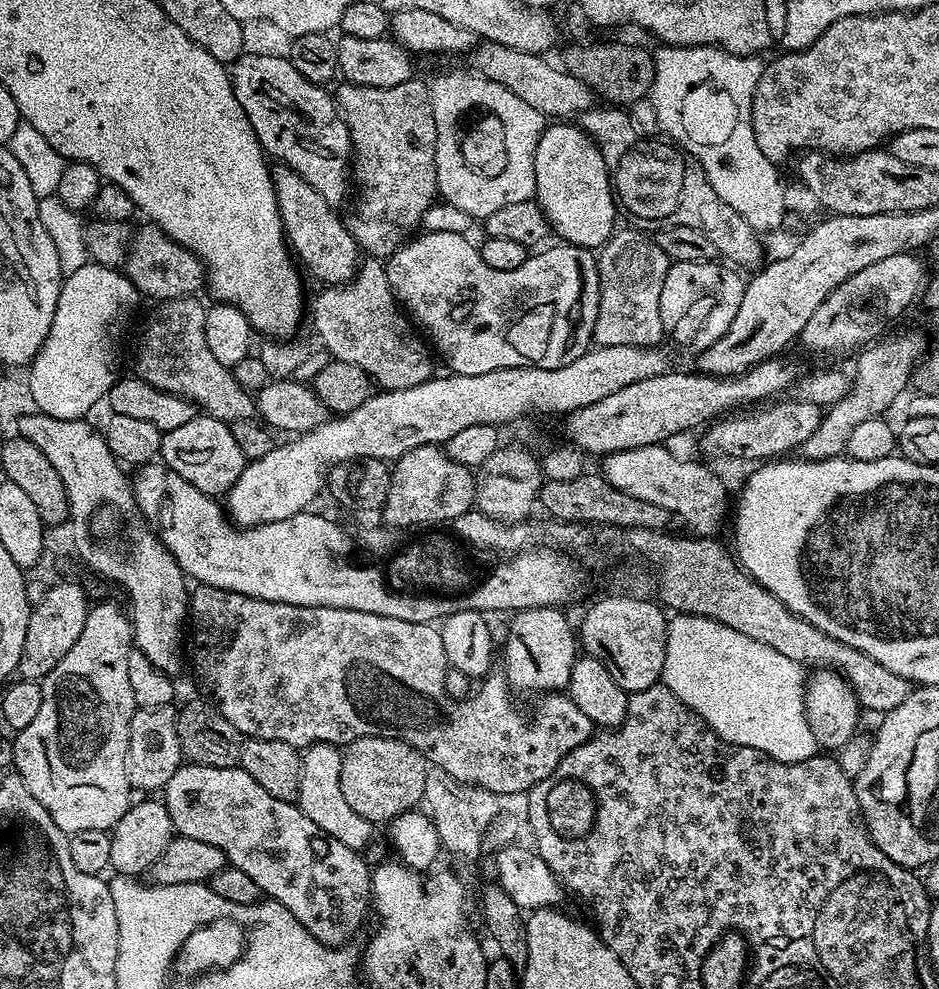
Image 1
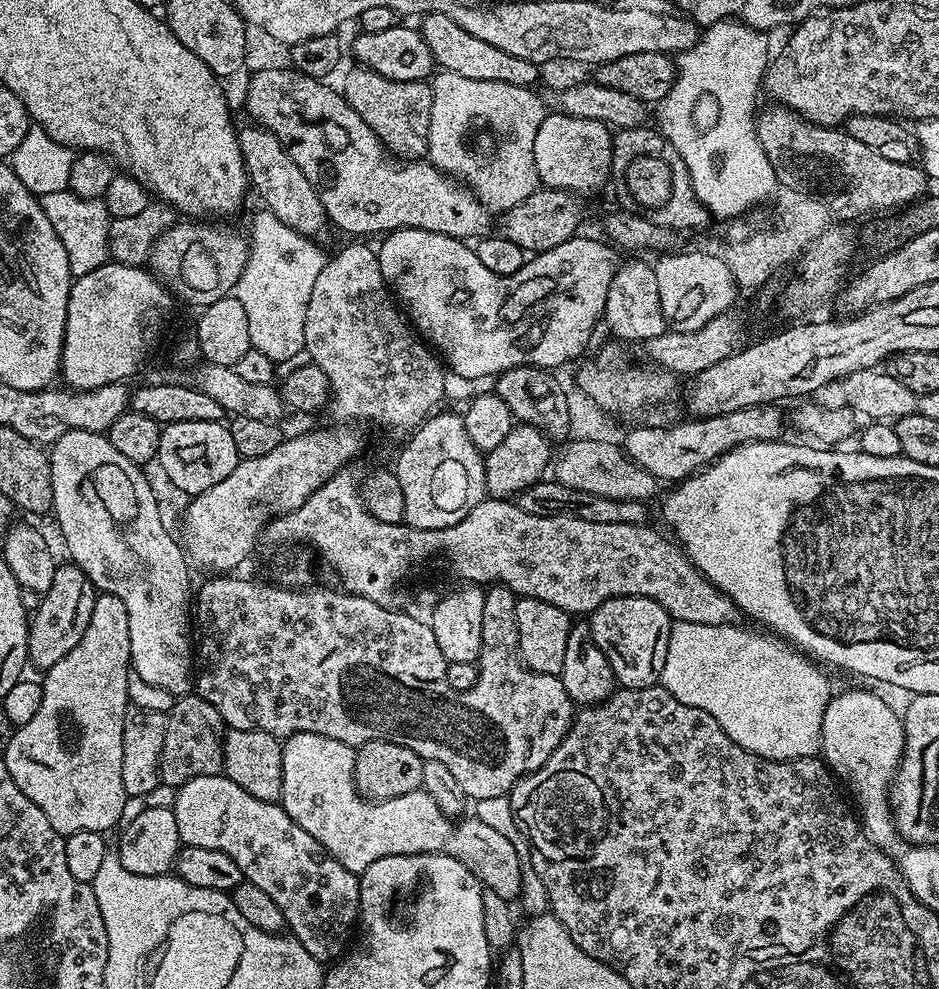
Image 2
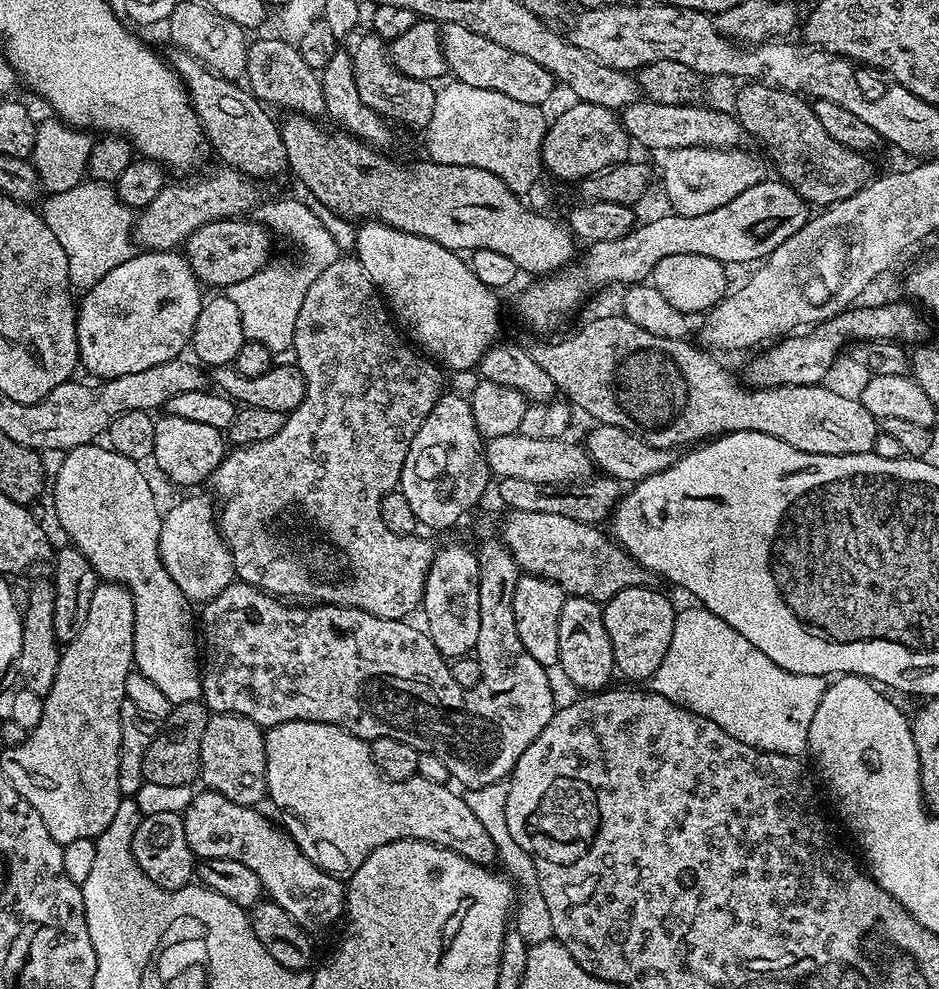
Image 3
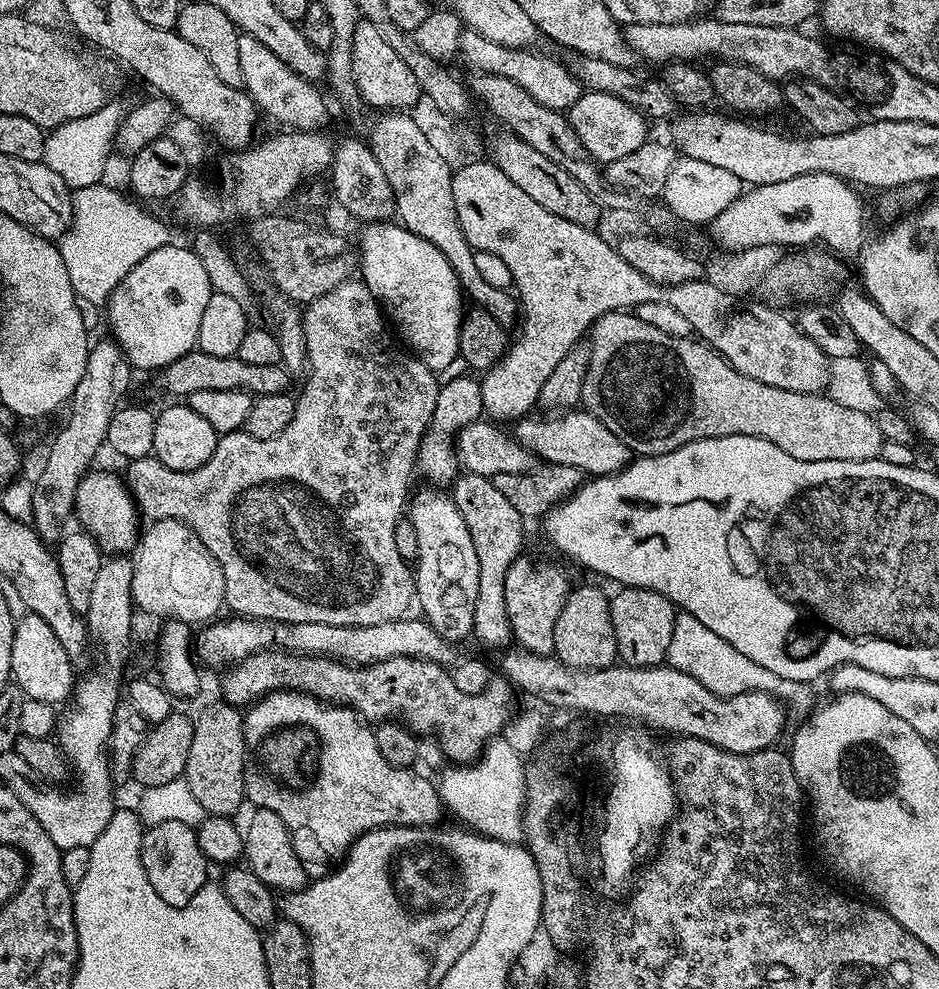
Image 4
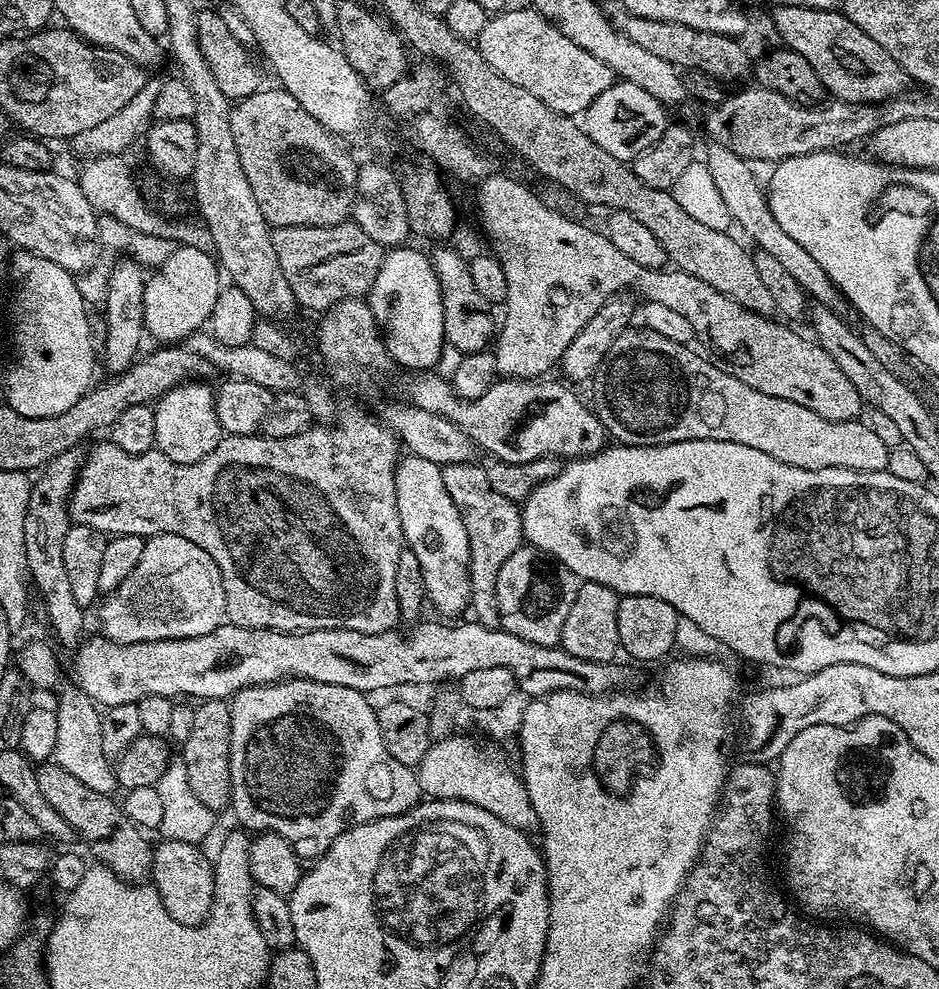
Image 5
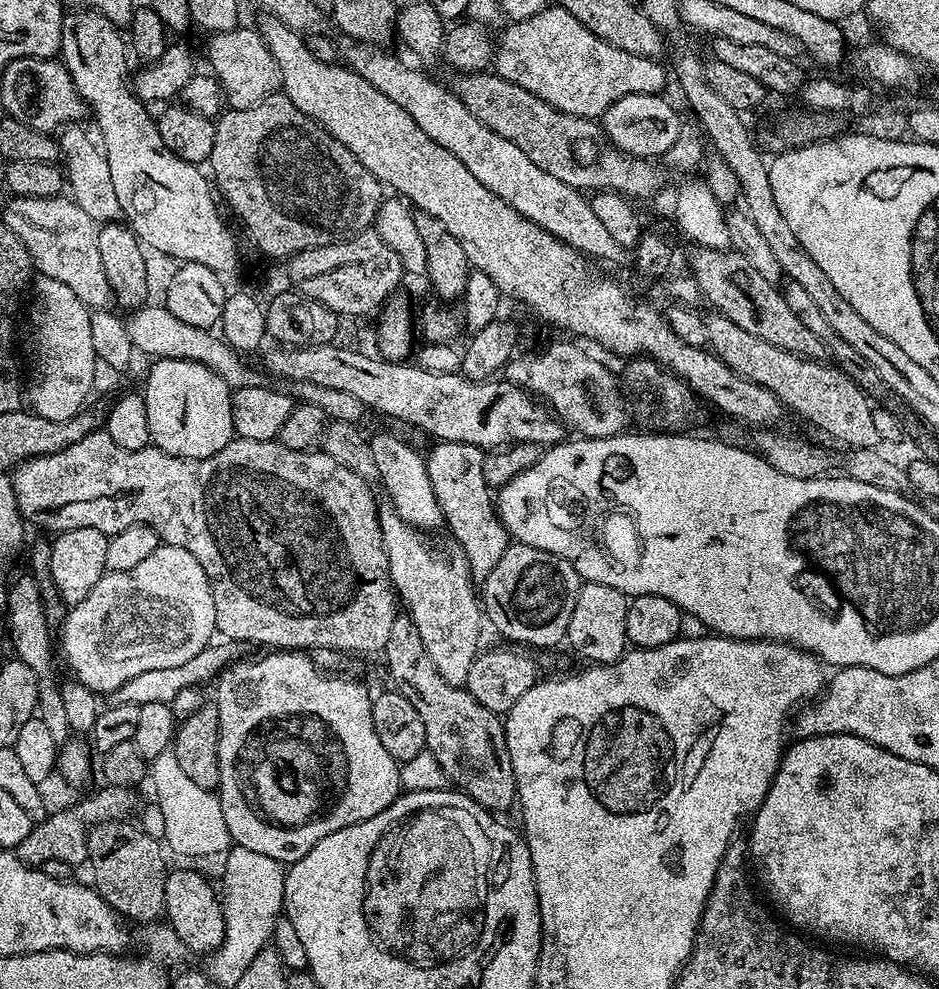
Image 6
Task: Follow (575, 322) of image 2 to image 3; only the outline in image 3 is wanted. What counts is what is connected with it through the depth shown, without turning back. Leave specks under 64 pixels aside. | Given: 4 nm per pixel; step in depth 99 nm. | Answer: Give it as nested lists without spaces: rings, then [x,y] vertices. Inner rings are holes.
[[[779,178],[761,179],[760,183],[750,186],[750,190],[742,190],[738,198],[734,198],[726,206],[718,206],[718,210],[710,210],[710,214],[701,216],[678,216],[667,214],[652,220],[649,224],[641,223],[638,230],[633,230],[621,240],[614,242],[594,242],[583,249],[582,255],[575,262],[557,268],[555,272],[541,275],[520,296],[520,316],[528,328],[536,332],[552,332],[571,312],[580,308],[580,303],[595,288],[604,288],[607,284],[631,286],[647,281],[652,275],[654,266],[662,262],[662,258],[670,258],[670,254],[702,254],[706,258],[714,258],[725,266],[731,264],[748,264],[751,260],[763,261],[790,234],[798,234],[798,230],[810,218],[810,205],[795,190]],[[364,222],[357,228],[354,255],[380,289],[395,323],[405,333],[412,332],[411,339],[445,369],[475,369],[484,352],[498,340],[499,295],[478,282],[471,263],[461,253],[438,246],[430,238],[387,228],[379,222]]]

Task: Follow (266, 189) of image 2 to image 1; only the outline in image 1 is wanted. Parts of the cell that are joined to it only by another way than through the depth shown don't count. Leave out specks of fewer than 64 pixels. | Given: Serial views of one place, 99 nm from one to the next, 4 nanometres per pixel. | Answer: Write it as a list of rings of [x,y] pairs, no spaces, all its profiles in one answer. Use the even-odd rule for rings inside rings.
[[[283,166],[273,167],[272,181],[276,183],[278,210],[284,223],[284,233],[290,243],[291,249],[294,251],[295,259],[305,269],[308,267],[321,280],[321,285],[335,286],[337,284],[346,284],[348,281],[353,280],[356,277],[356,270],[360,266],[362,249],[350,234],[348,225],[342,219],[341,213],[339,216],[336,213],[339,211],[337,211],[334,205],[326,202],[326,198],[322,198],[322,194],[318,194],[318,190],[314,190],[314,186],[310,186],[310,182],[306,182],[306,178],[294,174],[294,170]]]

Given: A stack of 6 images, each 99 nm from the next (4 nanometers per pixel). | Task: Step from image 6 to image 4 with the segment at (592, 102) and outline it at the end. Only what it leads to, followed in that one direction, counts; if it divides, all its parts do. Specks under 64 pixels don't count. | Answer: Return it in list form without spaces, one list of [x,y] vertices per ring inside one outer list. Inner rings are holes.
[[[465,31],[462,34],[462,38],[460,39],[460,51],[459,55],[464,56],[464,60],[469,64],[469,69],[475,70],[477,72],[489,72],[490,74],[498,74],[502,78],[510,78],[510,82],[518,82],[518,86],[522,86],[522,90],[526,90],[526,94],[530,94],[530,98],[534,98],[534,102],[542,102],[542,106],[546,106],[547,108],[553,108],[555,112],[564,112],[567,109],[570,109],[574,106],[574,102],[577,98],[580,97],[582,91],[582,85],[580,79],[576,76],[572,75],[571,67],[567,63],[563,64],[560,60],[555,60],[552,56],[547,56],[544,52],[536,52],[540,50],[533,50],[532,48],[511,48],[510,46],[502,46],[499,45],[498,42],[490,42],[486,38],[482,38],[482,34],[478,34],[477,32]]]

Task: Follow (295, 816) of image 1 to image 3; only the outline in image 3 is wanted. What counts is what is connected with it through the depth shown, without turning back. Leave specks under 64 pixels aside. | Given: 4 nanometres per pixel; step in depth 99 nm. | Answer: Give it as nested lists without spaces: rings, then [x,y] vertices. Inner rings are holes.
[[[200,790],[193,795],[190,806],[182,815],[186,842],[190,842],[193,856],[200,860],[234,858],[234,862],[242,862],[242,866],[254,870],[267,899],[282,906],[282,910],[286,910],[305,932],[317,934],[345,915],[345,885],[314,866],[287,831],[280,826],[275,828],[260,810],[230,802],[230,798],[217,792]]]

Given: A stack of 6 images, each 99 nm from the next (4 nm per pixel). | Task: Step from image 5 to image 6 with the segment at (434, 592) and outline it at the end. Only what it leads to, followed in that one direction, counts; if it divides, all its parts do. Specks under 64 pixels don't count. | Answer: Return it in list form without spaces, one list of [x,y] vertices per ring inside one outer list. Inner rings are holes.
[[[380,432],[376,437],[372,436],[370,443],[378,480],[384,483],[385,492],[392,496],[390,503],[402,519],[423,530],[441,527],[444,524],[444,515],[438,506],[438,498],[434,498],[434,486],[430,486],[427,459],[423,455],[419,456],[406,441],[399,440],[388,432]]]

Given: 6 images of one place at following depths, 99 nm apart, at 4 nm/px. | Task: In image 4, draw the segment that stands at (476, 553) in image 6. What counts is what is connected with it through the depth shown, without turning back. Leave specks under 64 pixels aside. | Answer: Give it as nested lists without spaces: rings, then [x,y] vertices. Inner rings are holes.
[[[473,472],[457,475],[450,488],[450,498],[458,506],[458,514],[462,514],[478,554],[478,598],[472,627],[475,639],[480,639],[488,648],[507,649],[513,638],[510,614],[506,614],[506,574],[525,551],[525,517],[510,506],[509,500],[495,488],[491,478]]]

